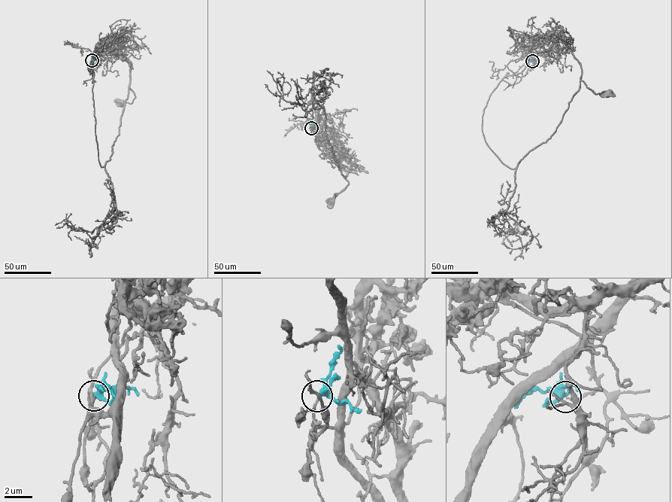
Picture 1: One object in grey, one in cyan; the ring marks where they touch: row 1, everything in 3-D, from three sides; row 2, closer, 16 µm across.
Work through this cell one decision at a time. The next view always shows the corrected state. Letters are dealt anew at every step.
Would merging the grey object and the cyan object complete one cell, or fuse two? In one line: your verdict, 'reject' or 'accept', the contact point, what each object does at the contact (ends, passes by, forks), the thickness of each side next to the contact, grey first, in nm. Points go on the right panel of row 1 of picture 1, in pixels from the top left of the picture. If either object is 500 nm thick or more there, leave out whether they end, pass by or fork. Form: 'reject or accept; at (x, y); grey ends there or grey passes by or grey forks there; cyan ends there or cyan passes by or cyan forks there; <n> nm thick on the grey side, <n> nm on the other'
reject; at (532, 61); grey passes by; cyan forks there; 90 nm thick on the grey side, 280 nm on the other

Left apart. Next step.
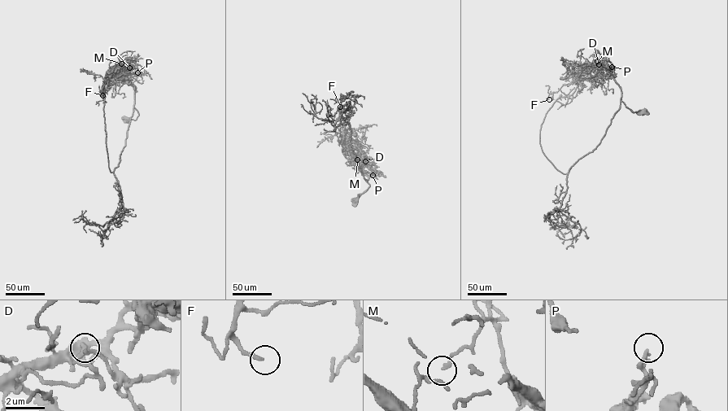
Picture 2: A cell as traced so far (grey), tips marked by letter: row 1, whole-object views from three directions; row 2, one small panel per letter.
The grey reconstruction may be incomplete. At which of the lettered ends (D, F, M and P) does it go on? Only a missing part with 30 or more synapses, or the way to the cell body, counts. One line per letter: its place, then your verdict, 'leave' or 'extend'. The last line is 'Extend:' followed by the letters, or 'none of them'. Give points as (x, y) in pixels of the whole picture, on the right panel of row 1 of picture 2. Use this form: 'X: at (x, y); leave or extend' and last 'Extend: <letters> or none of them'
D: at (599, 64); leave
F: at (549, 99); extend
M: at (597, 61); leave
P: at (612, 67); leave
Extend: F

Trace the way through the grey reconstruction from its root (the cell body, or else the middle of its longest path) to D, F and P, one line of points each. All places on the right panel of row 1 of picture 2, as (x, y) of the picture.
D: (643, 113), (633, 112), (625, 107), (621, 101), (621, 88), (613, 76), (599, 64)
F: (643, 113), (633, 112), (621, 101), (621, 88), (609, 75), (596, 74), (570, 82), (550, 94), (549, 99)
P: (643, 113), (633, 112), (621, 101), (621, 88), (612, 75), (612, 69), (608, 71), (612, 67)

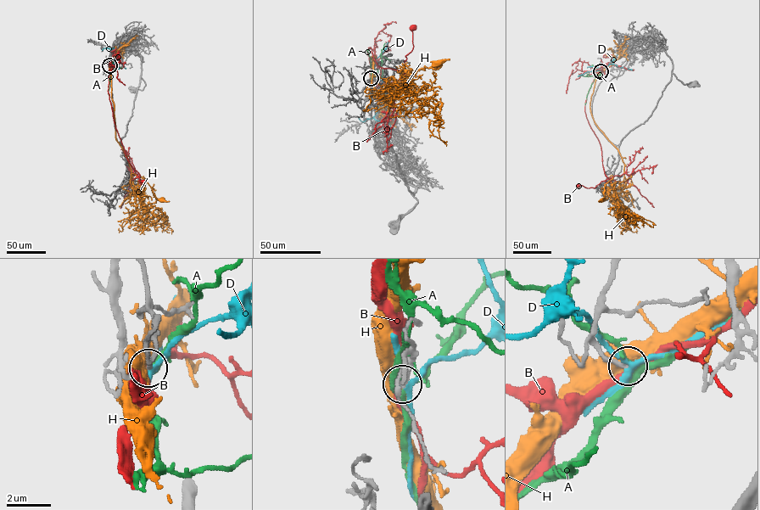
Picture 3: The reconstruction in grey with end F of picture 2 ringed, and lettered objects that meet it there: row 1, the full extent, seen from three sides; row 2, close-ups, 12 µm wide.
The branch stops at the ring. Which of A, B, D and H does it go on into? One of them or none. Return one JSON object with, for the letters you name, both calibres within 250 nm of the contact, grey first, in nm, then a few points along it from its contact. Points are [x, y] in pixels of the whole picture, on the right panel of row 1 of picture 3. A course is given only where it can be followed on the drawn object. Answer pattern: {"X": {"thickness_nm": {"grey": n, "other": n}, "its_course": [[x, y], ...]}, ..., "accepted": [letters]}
{"accepted": []}

